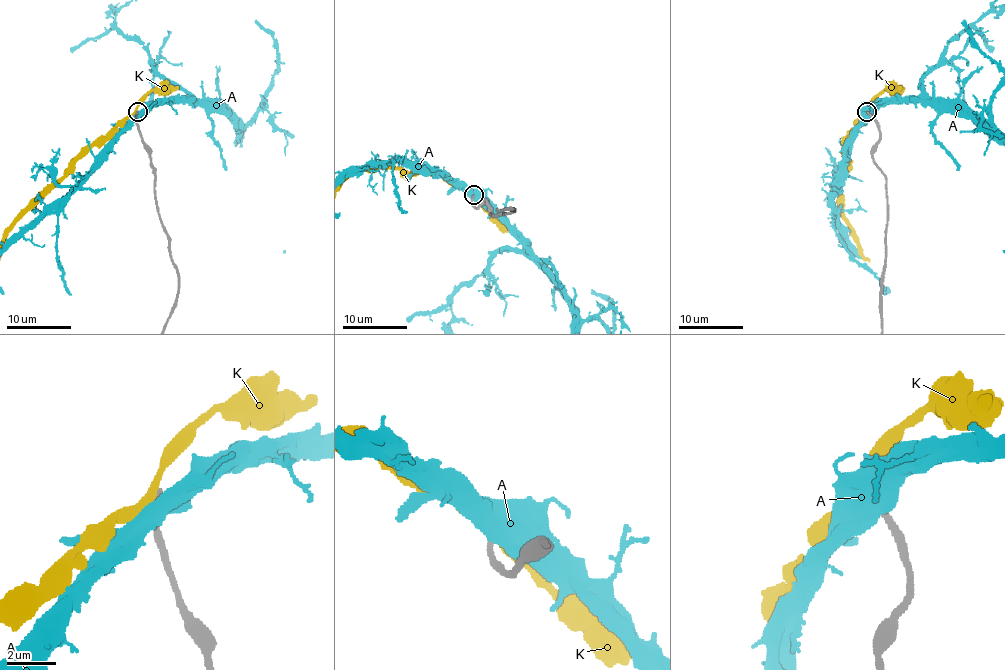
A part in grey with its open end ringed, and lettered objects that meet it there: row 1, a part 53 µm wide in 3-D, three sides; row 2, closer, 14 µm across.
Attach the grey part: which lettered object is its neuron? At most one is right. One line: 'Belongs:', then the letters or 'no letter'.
Belongs: no letter

